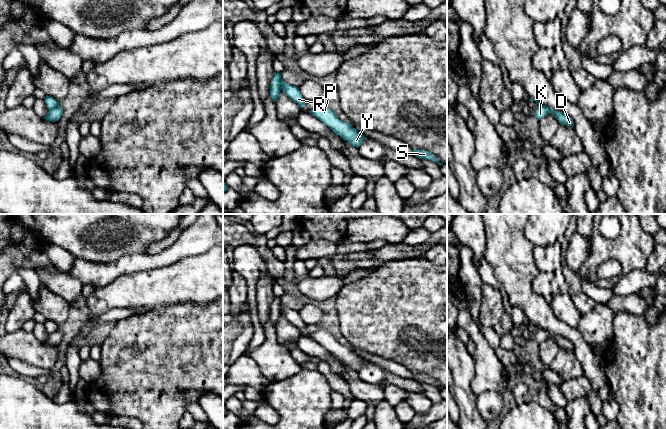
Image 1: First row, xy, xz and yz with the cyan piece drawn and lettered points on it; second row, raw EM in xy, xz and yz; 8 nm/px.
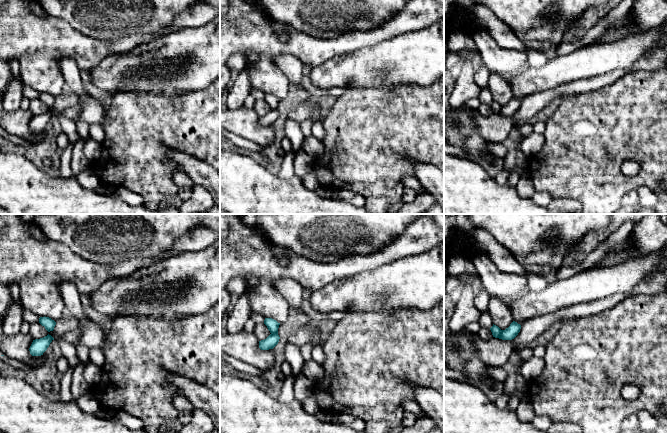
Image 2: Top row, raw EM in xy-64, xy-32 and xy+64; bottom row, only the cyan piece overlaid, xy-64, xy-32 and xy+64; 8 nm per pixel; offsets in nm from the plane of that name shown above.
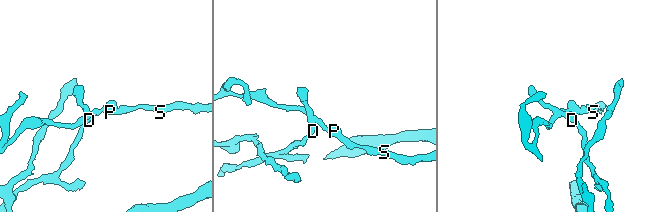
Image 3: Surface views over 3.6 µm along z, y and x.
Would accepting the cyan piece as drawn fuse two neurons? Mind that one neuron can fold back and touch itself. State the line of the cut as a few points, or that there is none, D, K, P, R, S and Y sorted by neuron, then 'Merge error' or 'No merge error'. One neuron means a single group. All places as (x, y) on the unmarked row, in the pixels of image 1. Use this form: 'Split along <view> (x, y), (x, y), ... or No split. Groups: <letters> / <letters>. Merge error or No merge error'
Split along xy (58, 328), (49, 334). Groups: D / K P R S Y. Merge error

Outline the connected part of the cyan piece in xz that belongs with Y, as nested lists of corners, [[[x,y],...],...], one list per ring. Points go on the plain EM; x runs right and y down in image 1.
[[[319,330],[309,335],[318,344],[327,349],[336,359],[341,360],[350,369],[358,372],[363,364],[364,359],[358,356],[351,349],[341,345],[336,338],[327,330]]]

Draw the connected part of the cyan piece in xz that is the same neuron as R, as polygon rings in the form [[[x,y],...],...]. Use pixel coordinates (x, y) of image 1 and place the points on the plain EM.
[[[281,305],[280,311],[281,314],[284,315],[290,323],[297,327],[300,332],[303,332],[305,330],[307,325],[301,319],[298,311],[292,310],[284,305]]]

